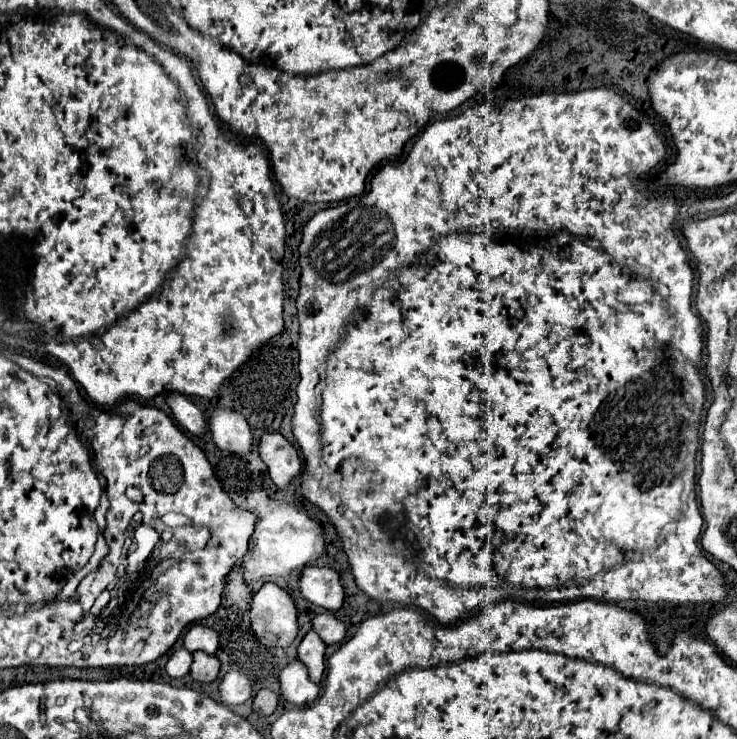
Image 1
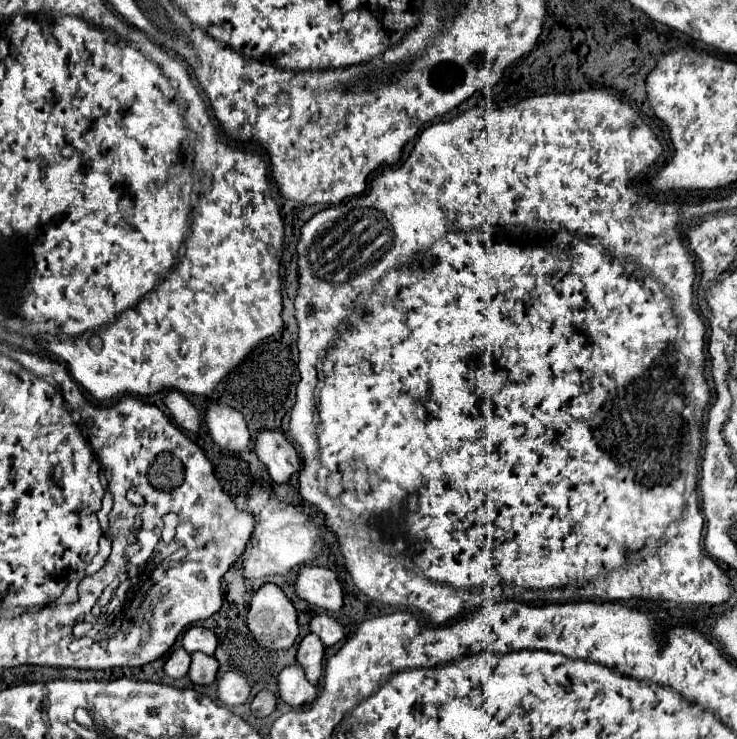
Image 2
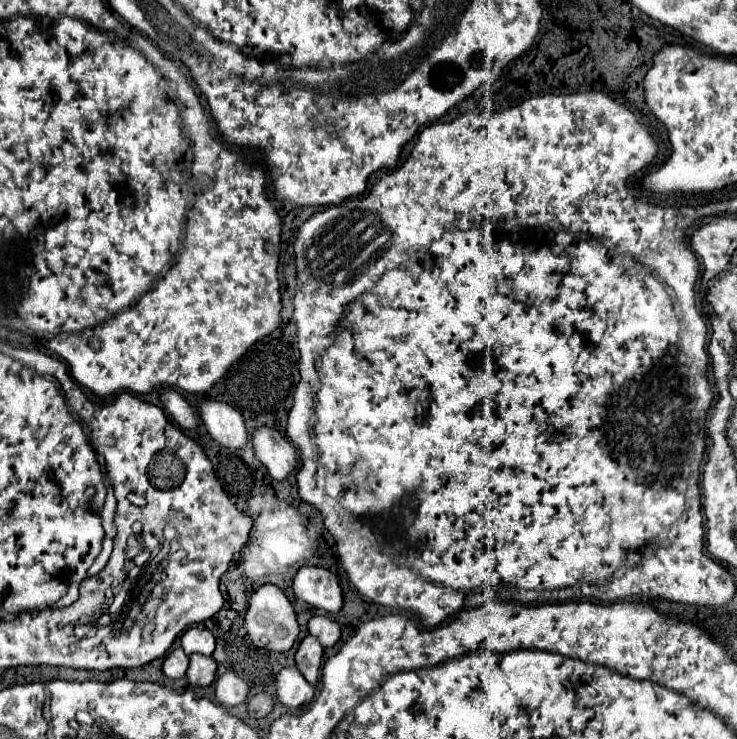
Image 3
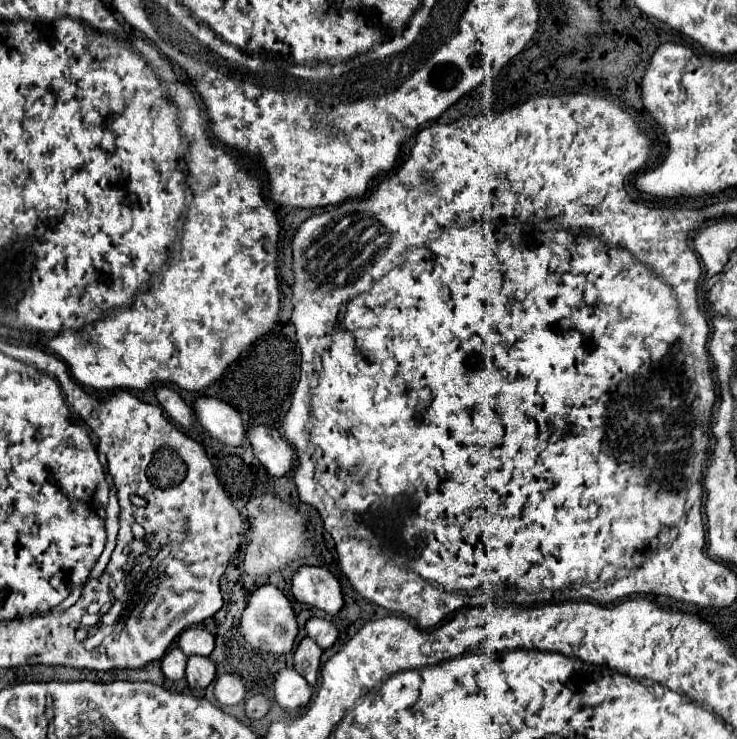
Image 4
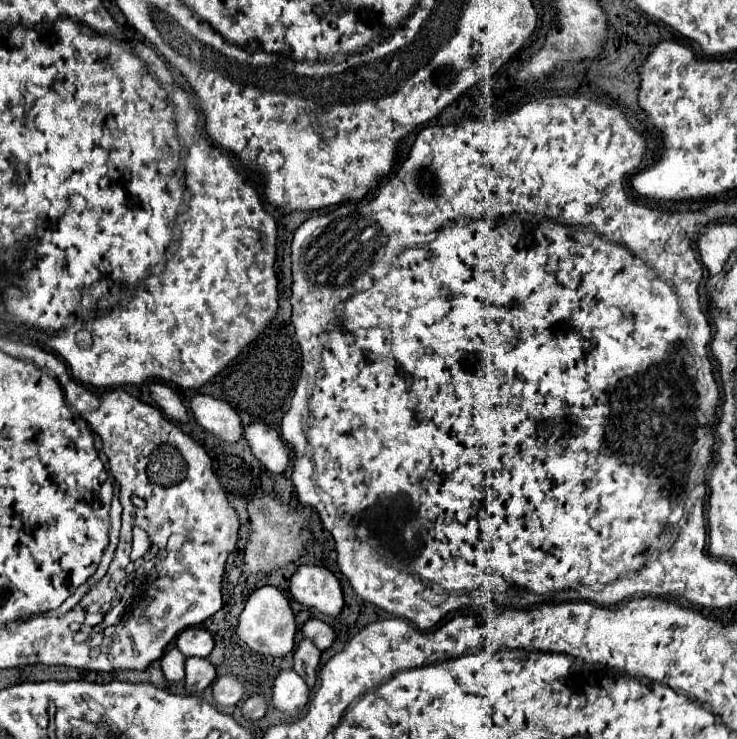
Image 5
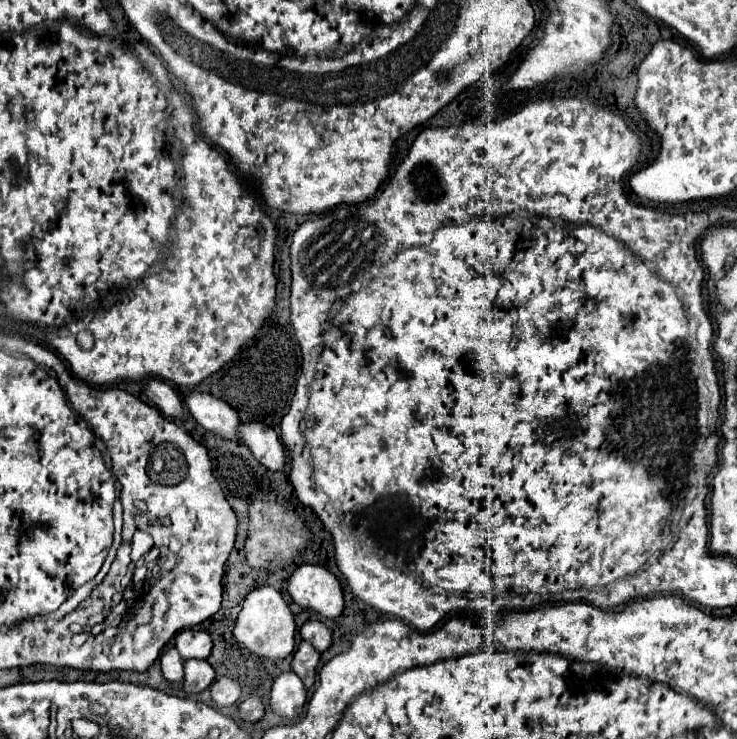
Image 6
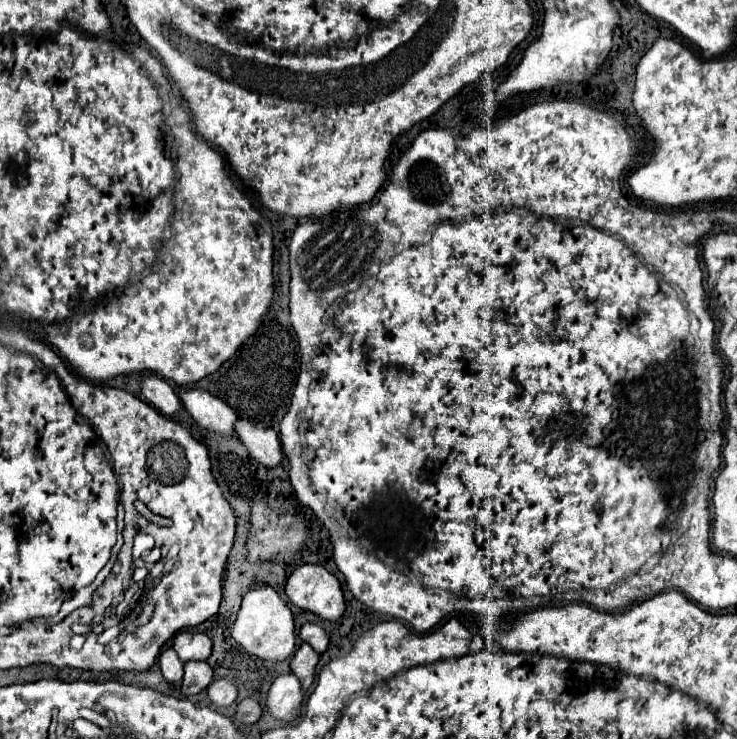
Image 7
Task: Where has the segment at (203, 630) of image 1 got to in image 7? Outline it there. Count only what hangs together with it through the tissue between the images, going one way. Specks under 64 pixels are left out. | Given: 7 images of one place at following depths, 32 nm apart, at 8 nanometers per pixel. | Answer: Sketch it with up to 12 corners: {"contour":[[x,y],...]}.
{"contour":[[184,630],[174,636],[182,662],[206,660],[212,640],[204,632]]}

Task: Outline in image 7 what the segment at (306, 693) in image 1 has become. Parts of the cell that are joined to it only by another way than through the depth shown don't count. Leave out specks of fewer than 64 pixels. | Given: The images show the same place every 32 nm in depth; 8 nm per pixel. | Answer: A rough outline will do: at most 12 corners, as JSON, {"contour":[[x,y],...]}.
{"contour":[[290,672],[274,680],[268,712],[292,722],[302,712],[304,690]]}

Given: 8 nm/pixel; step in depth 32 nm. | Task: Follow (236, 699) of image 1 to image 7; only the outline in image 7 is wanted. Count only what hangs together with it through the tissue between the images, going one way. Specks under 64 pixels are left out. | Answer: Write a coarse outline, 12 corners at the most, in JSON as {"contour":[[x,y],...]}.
{"contour":[[226,678],[208,686],[216,706],[230,706],[238,698],[238,686]]}

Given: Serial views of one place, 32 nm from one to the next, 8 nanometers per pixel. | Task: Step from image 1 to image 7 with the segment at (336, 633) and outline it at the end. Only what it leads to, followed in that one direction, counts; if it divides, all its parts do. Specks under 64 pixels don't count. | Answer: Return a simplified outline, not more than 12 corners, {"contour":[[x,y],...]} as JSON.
{"contour":[[312,622],[300,628],[300,638],[316,652],[330,644],[328,632]]}

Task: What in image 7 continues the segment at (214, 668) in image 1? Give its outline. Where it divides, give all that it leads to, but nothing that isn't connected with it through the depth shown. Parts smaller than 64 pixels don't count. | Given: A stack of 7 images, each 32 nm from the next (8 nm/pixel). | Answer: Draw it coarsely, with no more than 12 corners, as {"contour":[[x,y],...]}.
{"contour":[[208,662],[184,664],[182,692],[202,692],[212,682]]}

